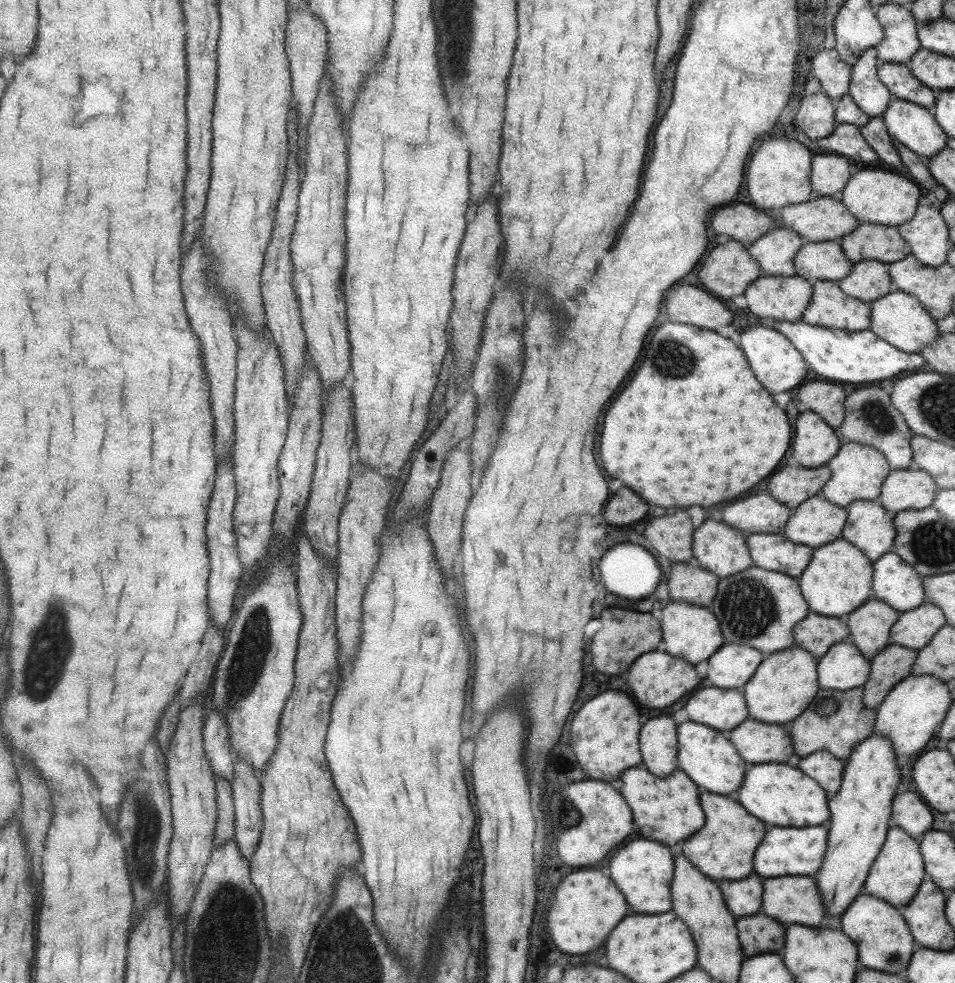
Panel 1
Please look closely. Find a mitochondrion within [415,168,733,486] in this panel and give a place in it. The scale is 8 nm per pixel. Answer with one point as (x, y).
(672, 360)

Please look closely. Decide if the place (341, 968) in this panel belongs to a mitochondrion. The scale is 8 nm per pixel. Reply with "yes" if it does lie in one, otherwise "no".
yes

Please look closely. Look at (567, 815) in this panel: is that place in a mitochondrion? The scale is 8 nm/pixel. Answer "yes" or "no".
yes

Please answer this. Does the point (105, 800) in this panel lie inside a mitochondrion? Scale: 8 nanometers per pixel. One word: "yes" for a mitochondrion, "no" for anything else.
no

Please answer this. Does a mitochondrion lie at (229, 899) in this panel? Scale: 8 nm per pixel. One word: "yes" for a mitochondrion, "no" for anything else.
yes

